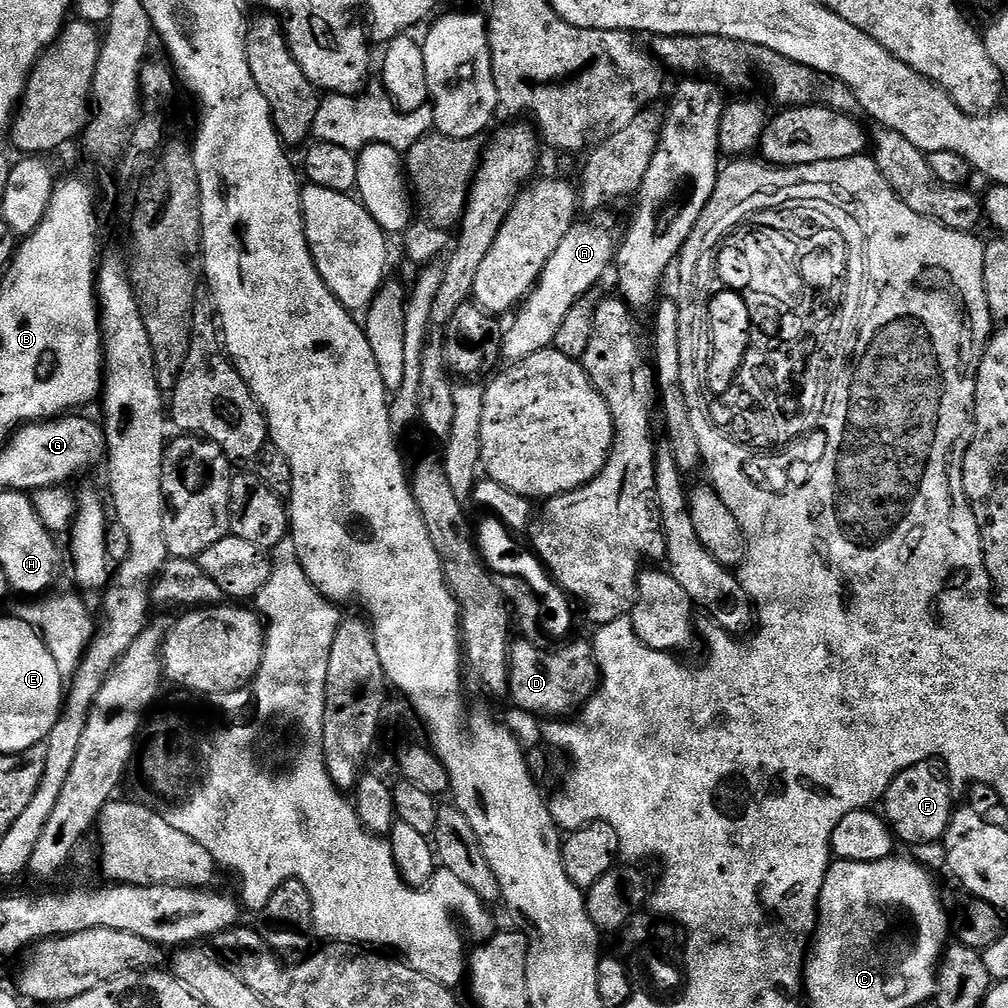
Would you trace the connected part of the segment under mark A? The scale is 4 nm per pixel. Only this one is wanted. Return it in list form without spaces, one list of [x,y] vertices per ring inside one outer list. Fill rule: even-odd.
[[[580,222],[573,226],[566,238],[562,238],[558,250],[554,250],[550,262],[546,262],[535,288],[528,293],[518,311],[511,317],[512,325],[508,324],[504,333],[503,359],[508,359],[508,362],[525,360],[530,358],[530,354],[553,347],[559,327],[571,308],[588,291],[595,289],[607,272],[609,275],[617,247],[618,236],[604,224]]]

